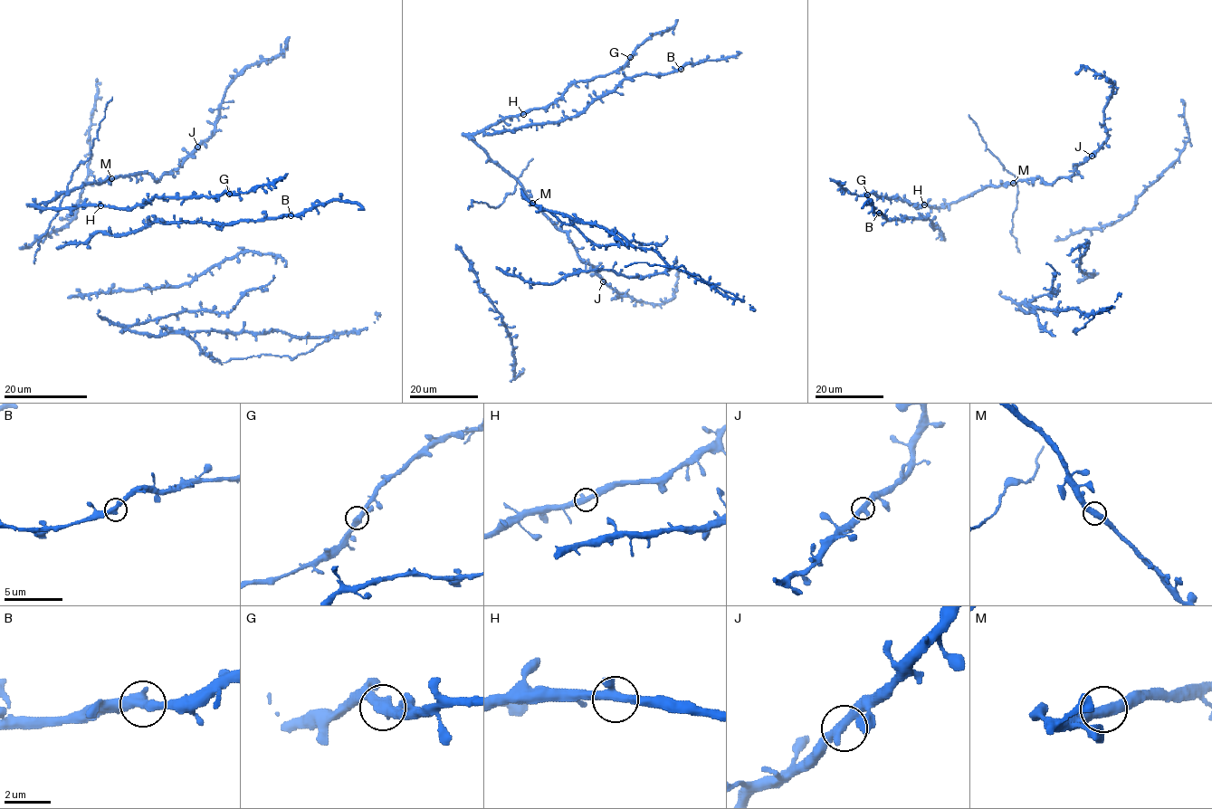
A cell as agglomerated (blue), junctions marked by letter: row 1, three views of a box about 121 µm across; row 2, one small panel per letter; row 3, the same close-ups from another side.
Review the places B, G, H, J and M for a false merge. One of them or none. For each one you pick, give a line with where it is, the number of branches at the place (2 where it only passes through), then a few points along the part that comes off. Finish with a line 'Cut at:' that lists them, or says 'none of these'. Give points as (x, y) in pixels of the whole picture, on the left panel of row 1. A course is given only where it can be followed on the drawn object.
Cut at: none of these

